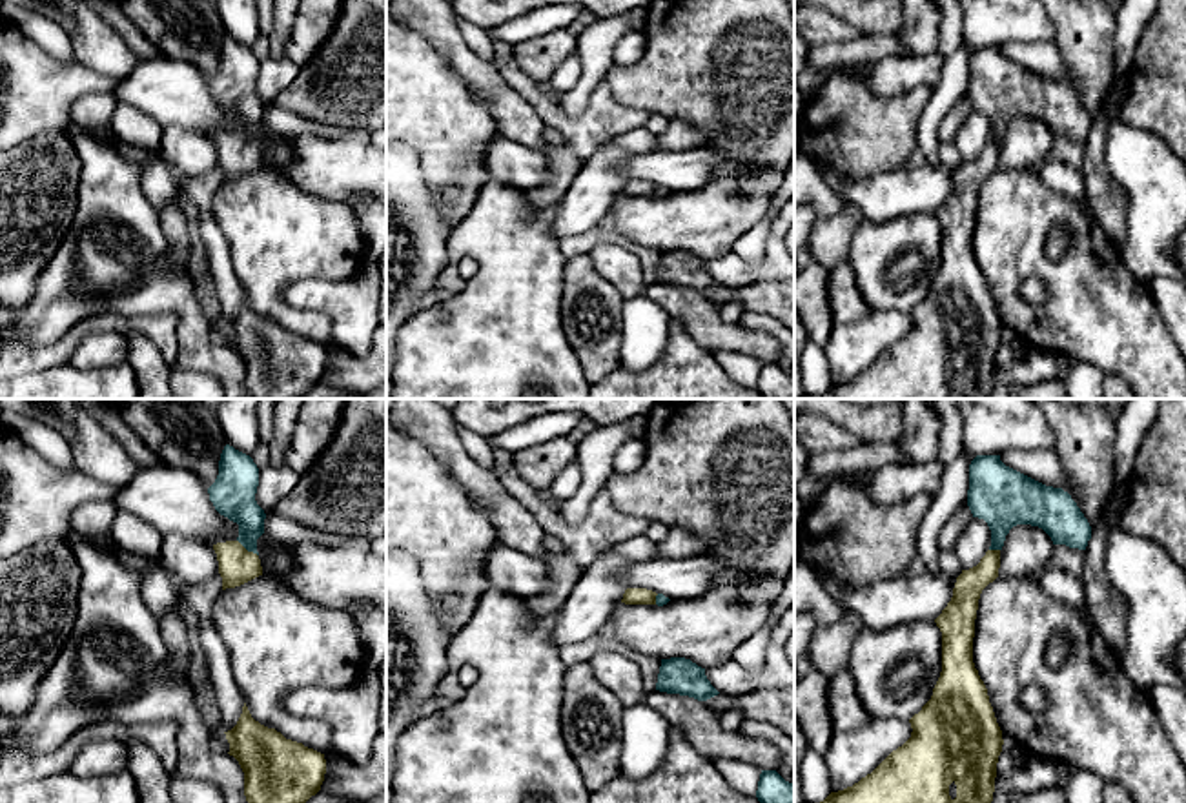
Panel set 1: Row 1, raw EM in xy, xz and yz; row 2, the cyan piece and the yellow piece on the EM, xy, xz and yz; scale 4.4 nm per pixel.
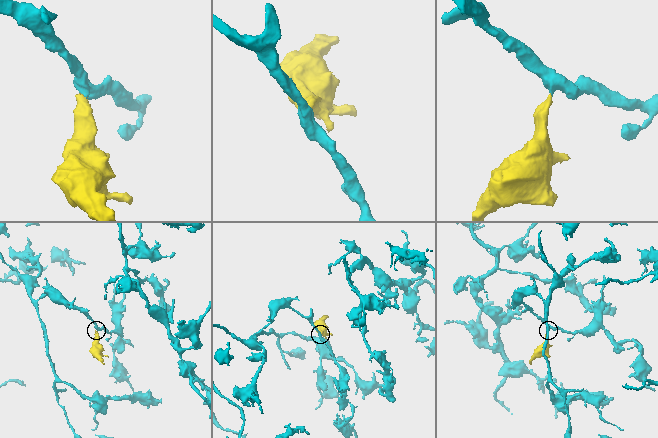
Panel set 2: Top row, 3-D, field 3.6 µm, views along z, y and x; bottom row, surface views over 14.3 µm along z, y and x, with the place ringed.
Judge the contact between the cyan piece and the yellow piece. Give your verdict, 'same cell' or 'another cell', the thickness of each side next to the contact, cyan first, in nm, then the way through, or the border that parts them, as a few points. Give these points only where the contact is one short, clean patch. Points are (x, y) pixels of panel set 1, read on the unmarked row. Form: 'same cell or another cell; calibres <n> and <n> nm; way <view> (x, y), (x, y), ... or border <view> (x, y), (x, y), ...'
same cell; calibres 190 and 160 nm; way xy (234, 88), (248, 108), (248, 142), (235, 157)

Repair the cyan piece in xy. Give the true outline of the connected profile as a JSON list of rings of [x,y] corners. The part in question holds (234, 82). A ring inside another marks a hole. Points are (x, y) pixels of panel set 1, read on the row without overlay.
[[[226,36],[219,53],[219,67],[208,80],[215,102],[239,117],[235,133],[213,137],[222,182],[262,168],[257,131],[264,126],[266,106],[255,93],[257,78],[259,60],[253,51]]]

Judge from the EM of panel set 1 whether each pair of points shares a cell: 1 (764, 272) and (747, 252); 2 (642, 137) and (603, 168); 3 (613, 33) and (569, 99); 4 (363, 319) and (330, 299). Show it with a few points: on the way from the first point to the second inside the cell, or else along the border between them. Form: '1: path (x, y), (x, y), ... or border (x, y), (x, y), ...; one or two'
1: border (773, 223), (756, 263), (747, 264), (733, 252); two
2: border (605, 144), (631, 153); two
3: path (596, 50), (594, 70), (585, 84); one
4: path (356, 312), (337, 299); one

